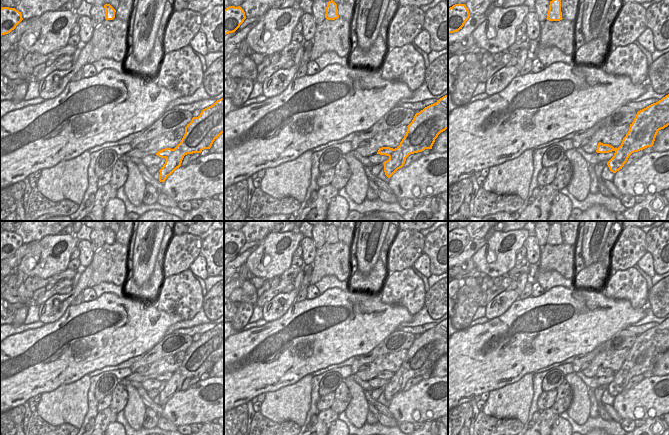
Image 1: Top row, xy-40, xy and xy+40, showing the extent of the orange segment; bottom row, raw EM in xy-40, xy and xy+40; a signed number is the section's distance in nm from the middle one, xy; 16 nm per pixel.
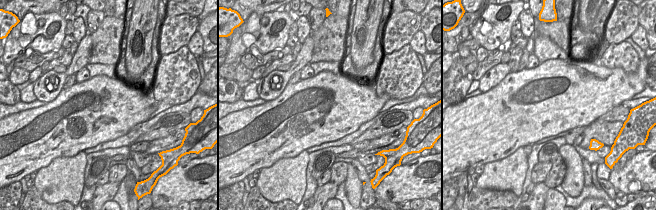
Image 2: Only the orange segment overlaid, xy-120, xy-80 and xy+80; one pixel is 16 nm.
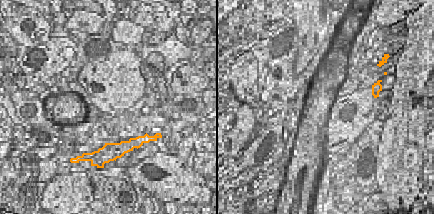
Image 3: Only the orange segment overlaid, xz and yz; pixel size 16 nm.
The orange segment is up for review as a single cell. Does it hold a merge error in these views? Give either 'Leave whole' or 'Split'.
Split.

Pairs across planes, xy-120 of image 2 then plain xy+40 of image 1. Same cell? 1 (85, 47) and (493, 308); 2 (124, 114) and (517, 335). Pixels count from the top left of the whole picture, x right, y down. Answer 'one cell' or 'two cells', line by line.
1: one cell
2: one cell

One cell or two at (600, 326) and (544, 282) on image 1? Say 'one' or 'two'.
two

